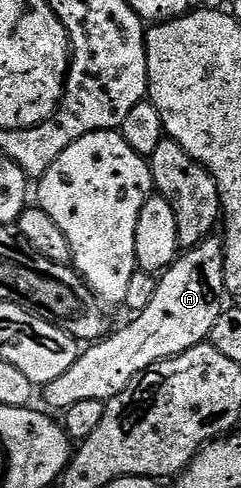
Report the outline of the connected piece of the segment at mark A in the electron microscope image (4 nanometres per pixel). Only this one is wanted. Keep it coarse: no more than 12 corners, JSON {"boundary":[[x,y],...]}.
{"boundary":[[214,235],[151,303],[43,386],[48,408],[107,403],[156,361],[208,342],[223,308]]}

